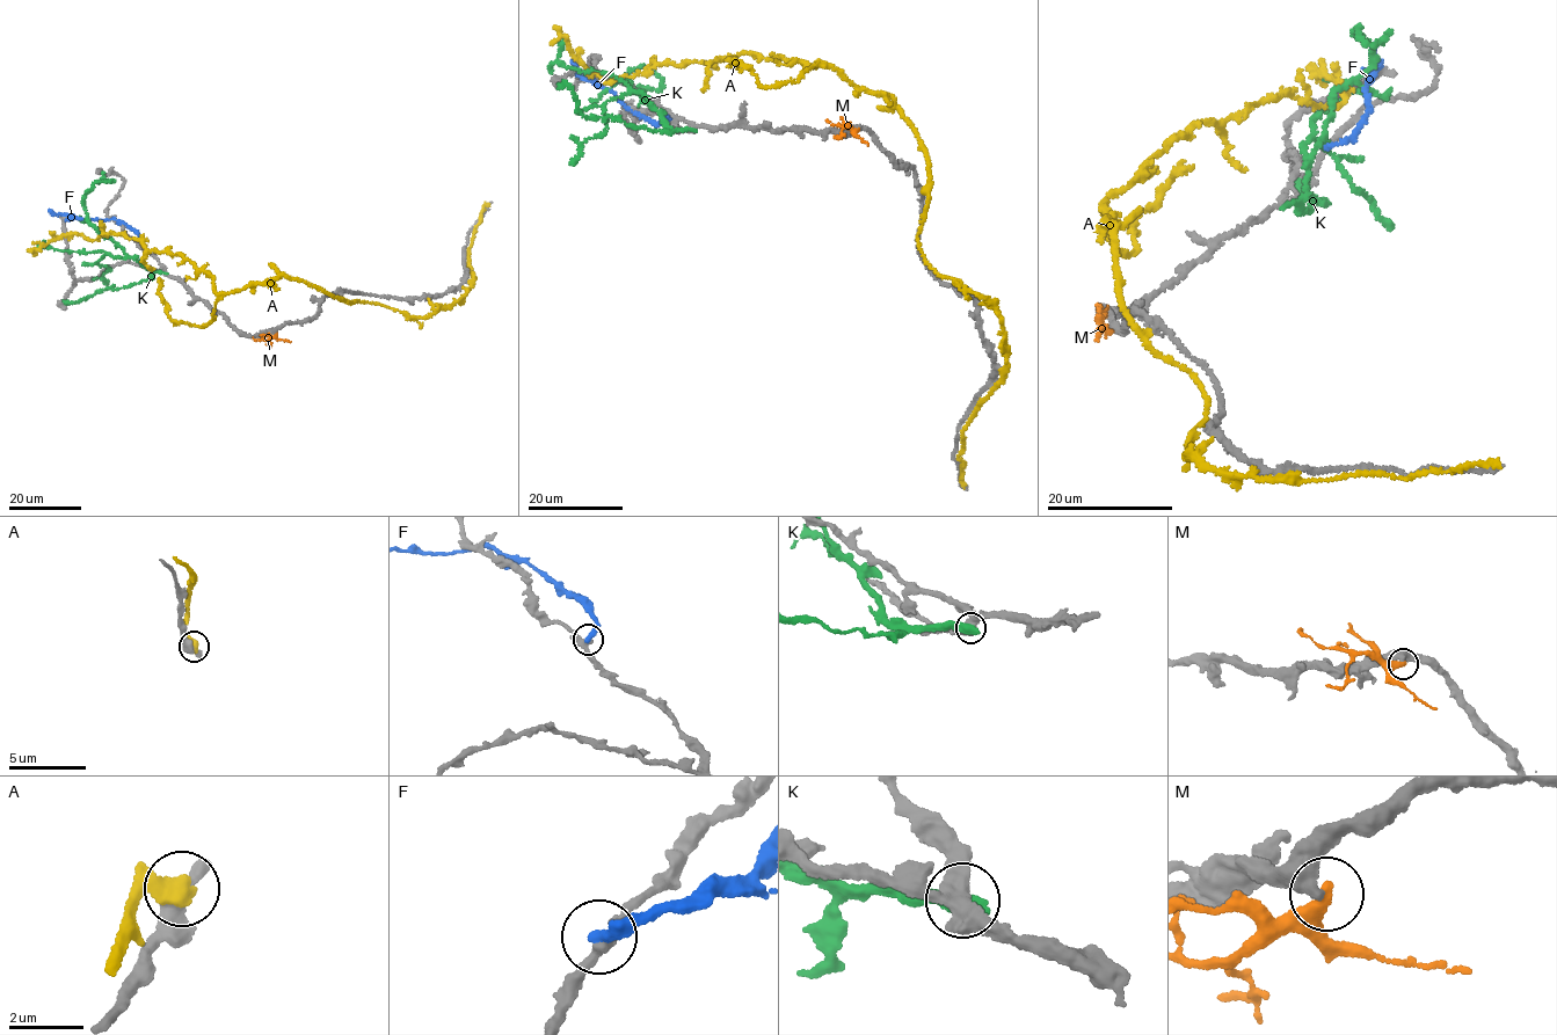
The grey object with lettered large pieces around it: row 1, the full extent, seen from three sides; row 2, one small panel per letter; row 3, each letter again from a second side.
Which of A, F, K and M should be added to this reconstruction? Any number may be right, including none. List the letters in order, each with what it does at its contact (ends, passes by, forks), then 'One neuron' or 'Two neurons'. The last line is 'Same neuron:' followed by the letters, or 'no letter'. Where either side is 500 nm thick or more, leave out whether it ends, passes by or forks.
A: Two neurons
F: It ends there. Two neurons
K: Two neurons
M: It ends there. Two neurons
Same neuron: no letter

